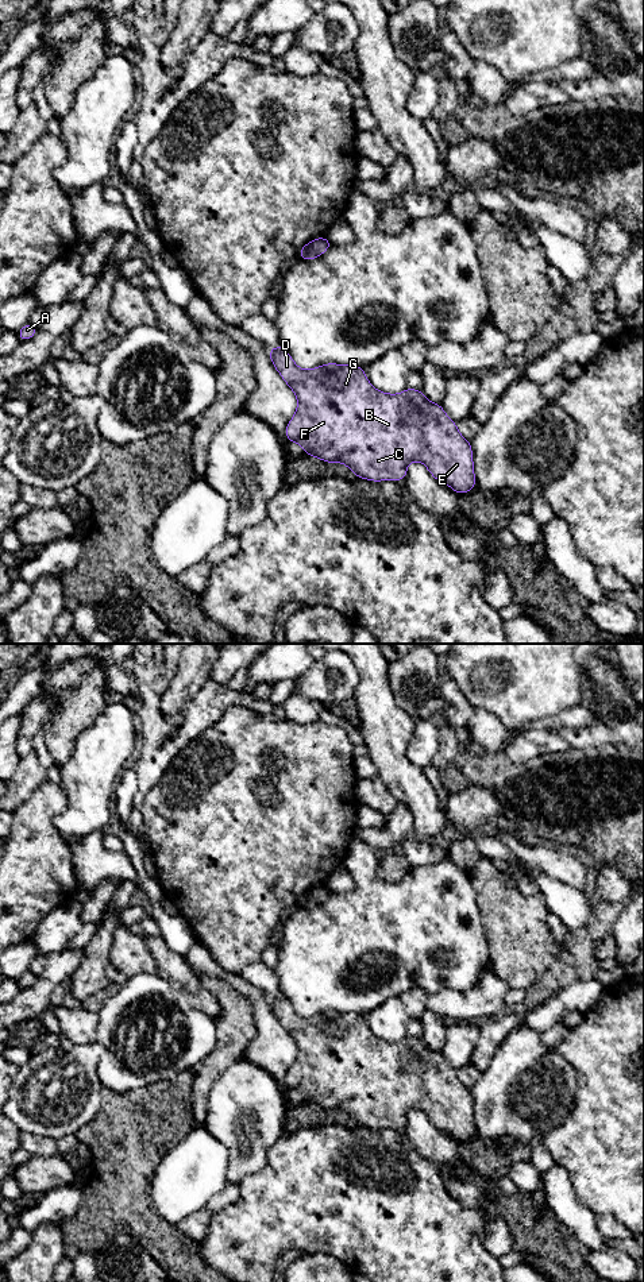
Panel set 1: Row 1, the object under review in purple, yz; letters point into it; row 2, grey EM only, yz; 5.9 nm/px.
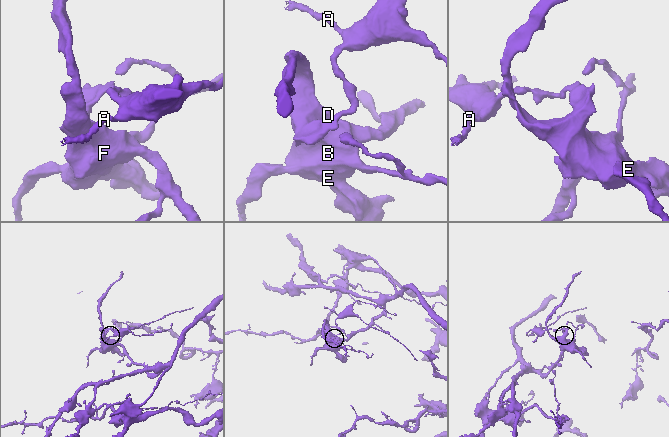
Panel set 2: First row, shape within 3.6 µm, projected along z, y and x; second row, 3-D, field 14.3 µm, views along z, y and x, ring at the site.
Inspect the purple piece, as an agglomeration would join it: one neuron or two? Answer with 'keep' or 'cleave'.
cleave

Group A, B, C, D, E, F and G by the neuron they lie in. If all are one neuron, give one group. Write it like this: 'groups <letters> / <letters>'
groups A / B C D E F G

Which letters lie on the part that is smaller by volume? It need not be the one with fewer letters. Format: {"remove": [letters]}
{"remove": ["A"]}

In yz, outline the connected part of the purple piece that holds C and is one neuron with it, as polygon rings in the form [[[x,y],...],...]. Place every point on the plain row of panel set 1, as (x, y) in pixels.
[[[282,993],[270,996],[269,1004],[298,1050],[285,1076],[285,1084],[289,1090],[300,1092],[305,1103],[328,1112],[346,1112],[358,1127],[371,1130],[405,1128],[408,1112],[421,1109],[437,1130],[448,1132],[456,1142],[467,1142],[475,1135],[471,1090],[462,1084],[456,1070],[446,1062],[441,1053],[428,1049],[423,1038],[406,1035],[400,1042],[379,1039],[369,1030],[365,1016],[352,1012],[325,1011],[302,1018]]]

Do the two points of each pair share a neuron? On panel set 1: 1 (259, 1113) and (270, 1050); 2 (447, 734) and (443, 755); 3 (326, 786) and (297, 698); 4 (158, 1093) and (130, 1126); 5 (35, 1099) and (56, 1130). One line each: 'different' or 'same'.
1: different
2: same
3: different
4: same
5: same

